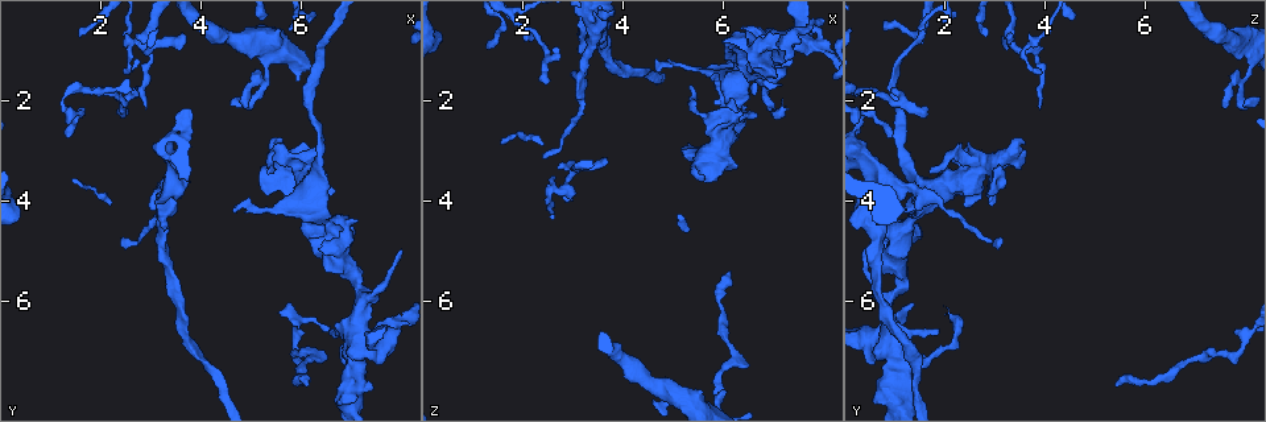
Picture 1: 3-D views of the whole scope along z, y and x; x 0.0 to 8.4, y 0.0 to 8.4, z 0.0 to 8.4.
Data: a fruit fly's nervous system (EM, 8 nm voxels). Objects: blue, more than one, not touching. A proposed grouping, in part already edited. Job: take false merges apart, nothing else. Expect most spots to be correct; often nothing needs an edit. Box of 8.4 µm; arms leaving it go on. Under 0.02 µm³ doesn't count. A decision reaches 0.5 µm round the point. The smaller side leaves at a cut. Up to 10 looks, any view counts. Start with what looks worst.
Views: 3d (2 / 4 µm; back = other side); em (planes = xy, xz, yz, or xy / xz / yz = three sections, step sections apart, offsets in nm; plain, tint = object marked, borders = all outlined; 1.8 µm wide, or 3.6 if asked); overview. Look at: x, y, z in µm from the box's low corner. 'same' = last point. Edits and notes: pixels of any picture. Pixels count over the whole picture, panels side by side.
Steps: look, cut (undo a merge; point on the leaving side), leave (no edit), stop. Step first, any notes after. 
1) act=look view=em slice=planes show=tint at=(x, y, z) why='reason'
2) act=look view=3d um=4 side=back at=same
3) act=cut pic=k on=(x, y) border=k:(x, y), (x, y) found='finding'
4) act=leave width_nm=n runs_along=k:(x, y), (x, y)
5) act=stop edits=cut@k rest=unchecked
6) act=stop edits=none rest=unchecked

act=look view=em slice=planes show=tint at=(7.20, 6.90, 0.85) why='small branch off a trunk'

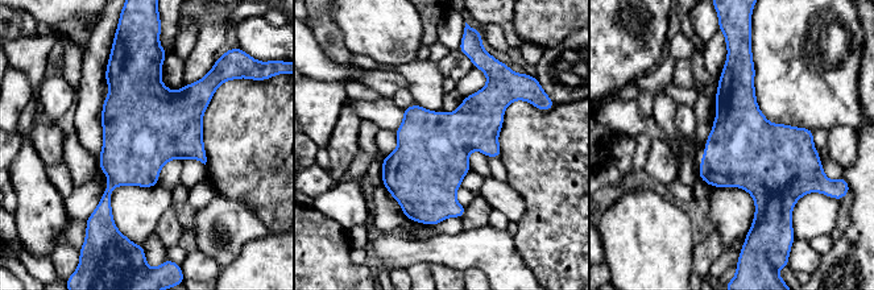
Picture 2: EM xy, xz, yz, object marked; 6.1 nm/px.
act=leave width_nm=440 found='continuous, no second neuron'

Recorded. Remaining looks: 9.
act=look view=3d um=2 at=(3.25, 4.00, 0.75) why='three-way junction'

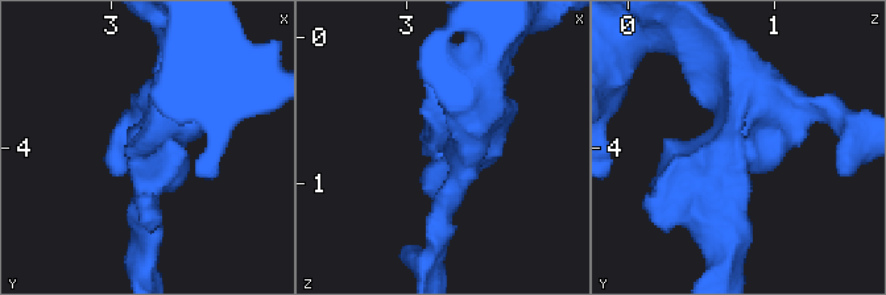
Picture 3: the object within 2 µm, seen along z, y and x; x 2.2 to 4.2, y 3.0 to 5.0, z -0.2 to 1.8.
act=look view=em slice=planes show=tint at=(3.30, 4.00, 0.78)

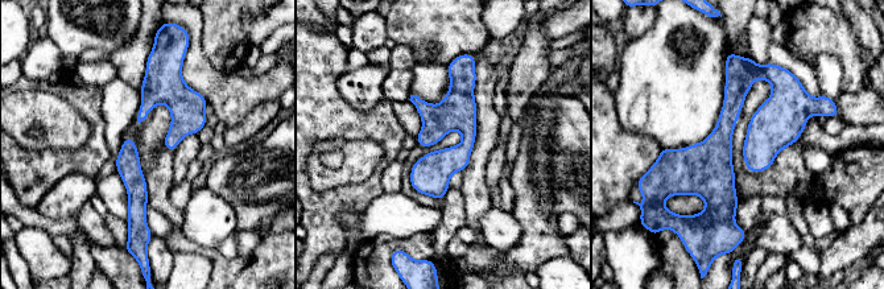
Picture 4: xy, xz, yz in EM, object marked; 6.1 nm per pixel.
act=leave width_nm=140 runs_along=4:(810, 111), (752, 74), (697, 159), (661, 159) found='one neuron here'

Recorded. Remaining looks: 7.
act=look view=3d um=2 at=(2.60, 0.80, 3.85) why='sharp bend'

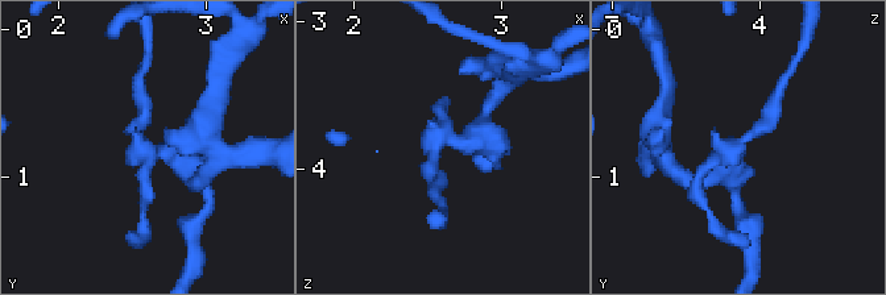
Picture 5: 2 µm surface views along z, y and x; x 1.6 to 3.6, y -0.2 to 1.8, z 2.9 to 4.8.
act=look view=em um=3.6 slice=planes show=plain at=(2.58, 0.80, 3.86) why='shape alone is not enough'

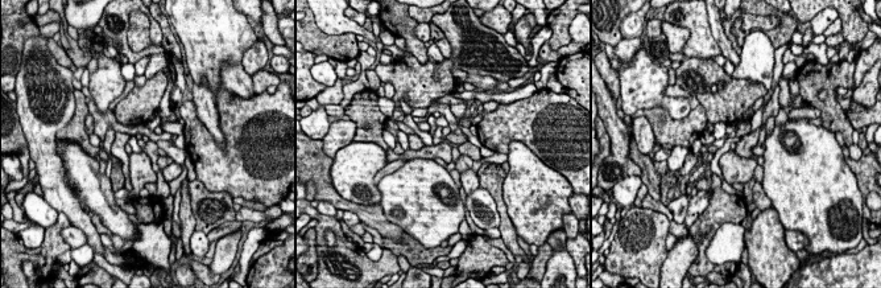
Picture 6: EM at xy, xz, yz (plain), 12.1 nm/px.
act=look view=em um=3.6 slice=planes show=tint at=same

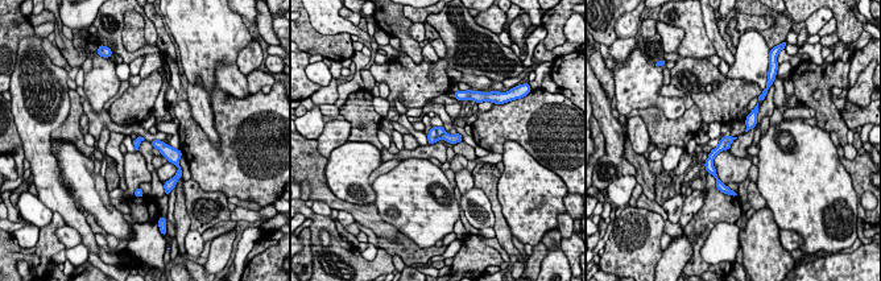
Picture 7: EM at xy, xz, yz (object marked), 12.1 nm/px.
act=cut pic=7 on=(441, 131) border=7:(437, 128), (437, 139), (434, 141) found='two neurons meet here'

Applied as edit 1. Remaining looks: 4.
act=look view=overview

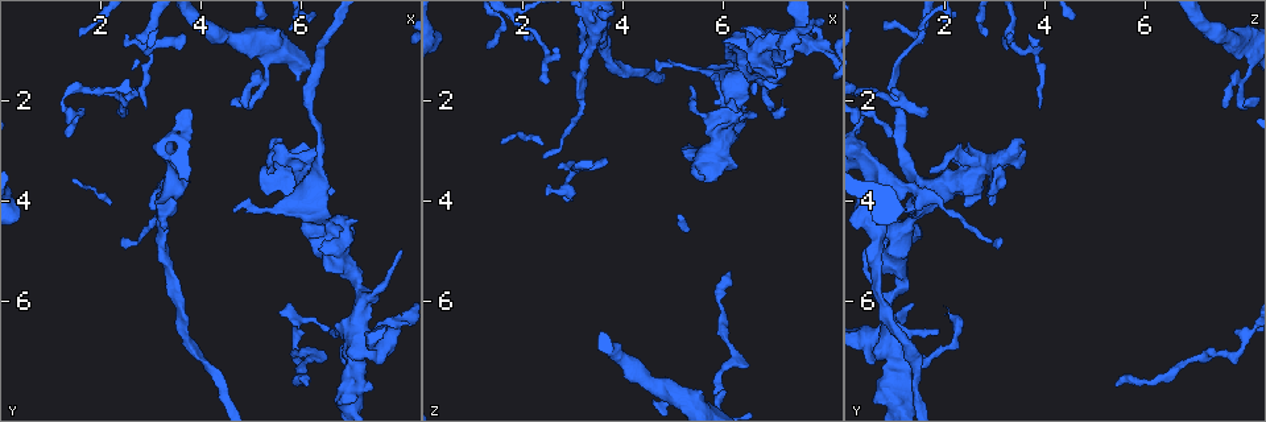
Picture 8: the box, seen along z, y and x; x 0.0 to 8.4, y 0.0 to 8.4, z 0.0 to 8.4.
act=look view=3d um=4 at=(6.55, 4.85, 1.15) why='calibre changes'

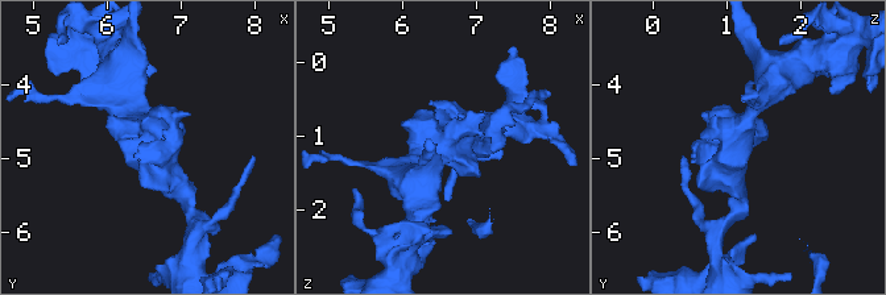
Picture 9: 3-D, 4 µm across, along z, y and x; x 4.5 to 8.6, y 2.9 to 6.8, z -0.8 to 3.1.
act=look view=em slice=planes show=tint at=(6.60, 4.95, 1.05)

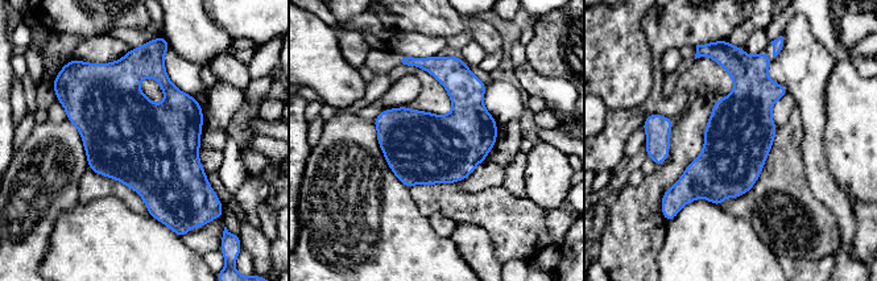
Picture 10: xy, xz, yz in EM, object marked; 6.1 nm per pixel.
act=leave width_nm=420 found='one neuron here'

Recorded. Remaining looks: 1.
act=stop edits=cut@7 rest=unchecked

